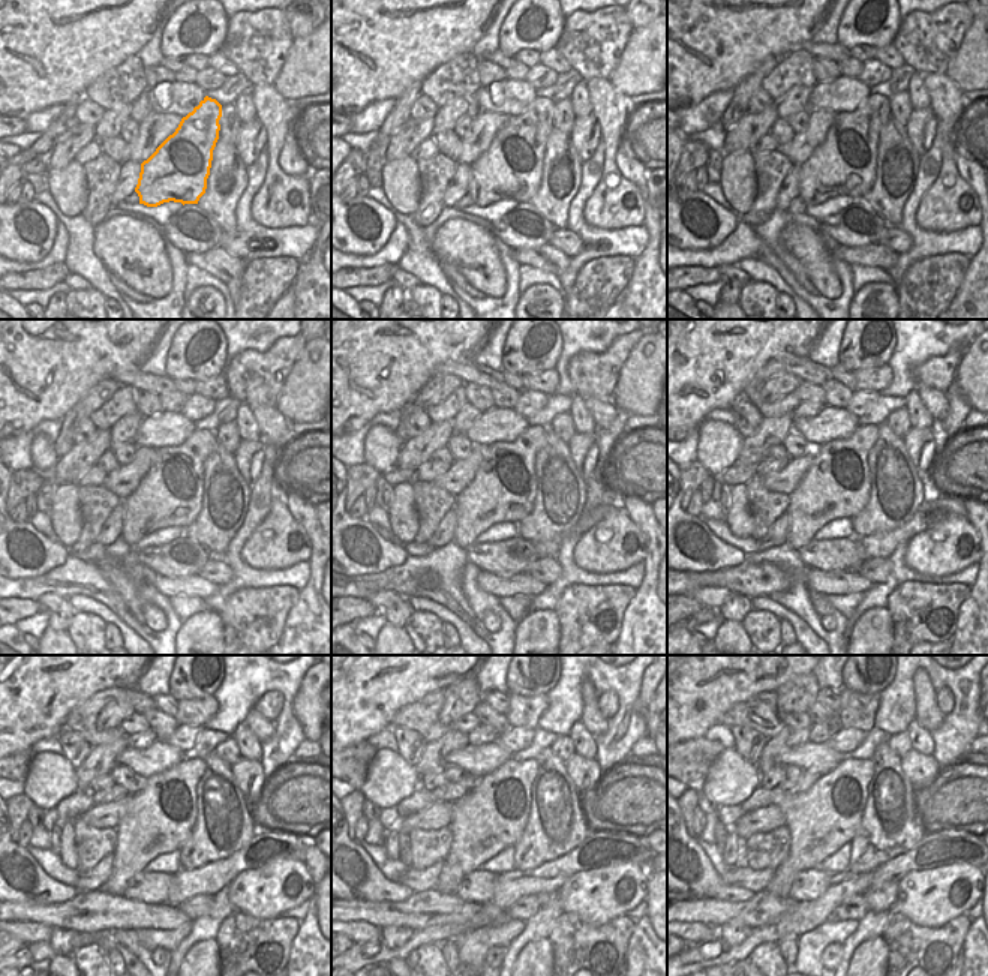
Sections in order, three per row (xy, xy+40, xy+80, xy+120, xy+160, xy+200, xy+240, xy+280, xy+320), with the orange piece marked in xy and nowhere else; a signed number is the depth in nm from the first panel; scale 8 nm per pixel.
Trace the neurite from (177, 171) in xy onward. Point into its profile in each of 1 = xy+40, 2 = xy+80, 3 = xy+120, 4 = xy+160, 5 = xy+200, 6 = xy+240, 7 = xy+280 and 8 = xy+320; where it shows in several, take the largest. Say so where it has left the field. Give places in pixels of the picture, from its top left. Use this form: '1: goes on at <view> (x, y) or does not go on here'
1: goes on at xy+40 (510, 170)
2: goes on at xy+80 (844, 164)
3: goes on at xy+120 (170, 495)
4: goes on at xy+160 (502, 489)
5: goes on at xy+200 (837, 486)
6: goes on at xy+240 (159, 817)
7: goes on at xy+280 (492, 816)
8: goes on at xy+320 (820, 820)

